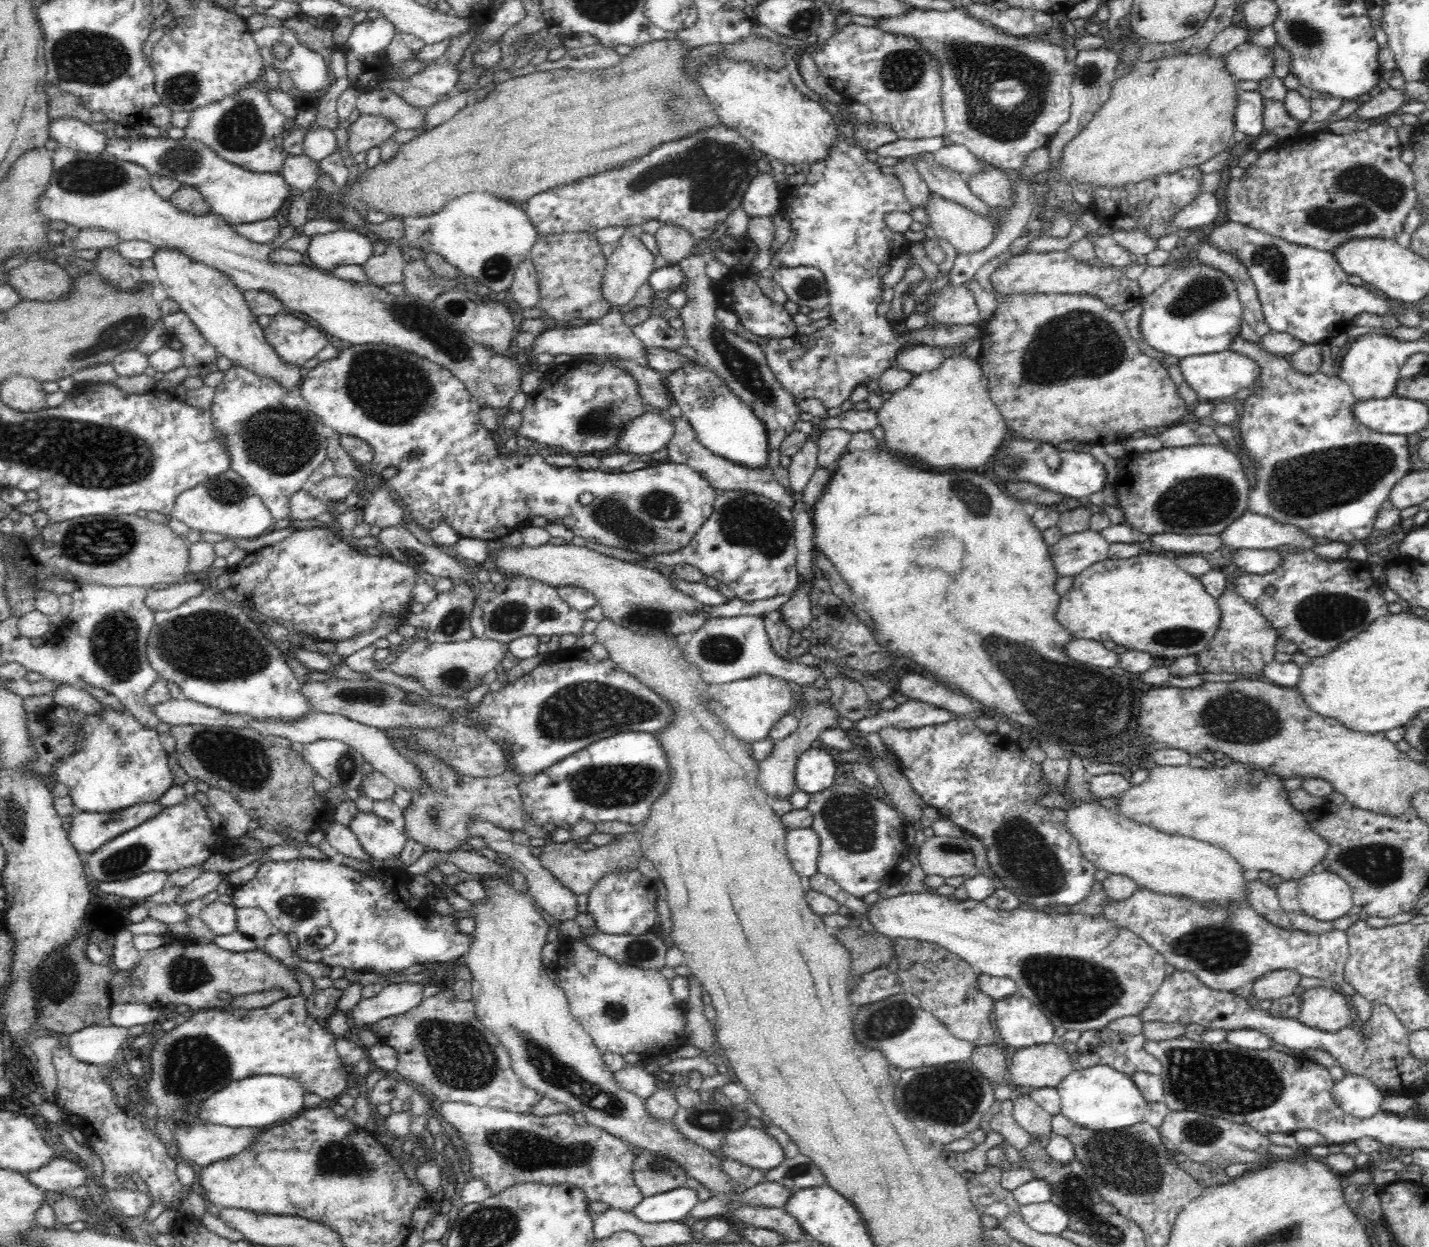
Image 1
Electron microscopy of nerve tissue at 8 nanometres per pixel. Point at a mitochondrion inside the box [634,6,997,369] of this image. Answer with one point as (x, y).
(900, 71)

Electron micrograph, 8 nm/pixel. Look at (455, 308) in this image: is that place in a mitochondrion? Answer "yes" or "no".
yes

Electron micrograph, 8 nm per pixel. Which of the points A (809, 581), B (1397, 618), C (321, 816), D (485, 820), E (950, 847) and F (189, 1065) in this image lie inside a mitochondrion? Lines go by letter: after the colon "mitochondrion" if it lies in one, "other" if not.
A: other
B: other
C: other
D: other
E: mitochondrion
F: mitochondrion

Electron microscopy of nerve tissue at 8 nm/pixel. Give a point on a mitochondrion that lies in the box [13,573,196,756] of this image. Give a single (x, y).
(115, 640)

